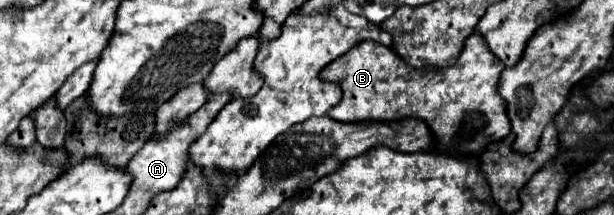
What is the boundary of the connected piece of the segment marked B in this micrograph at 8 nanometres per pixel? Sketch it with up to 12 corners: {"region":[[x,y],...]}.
{"region":[[472,34],[450,68],[364,40],[320,78],[338,122],[426,120],[434,152],[512,132],[504,64]]}

